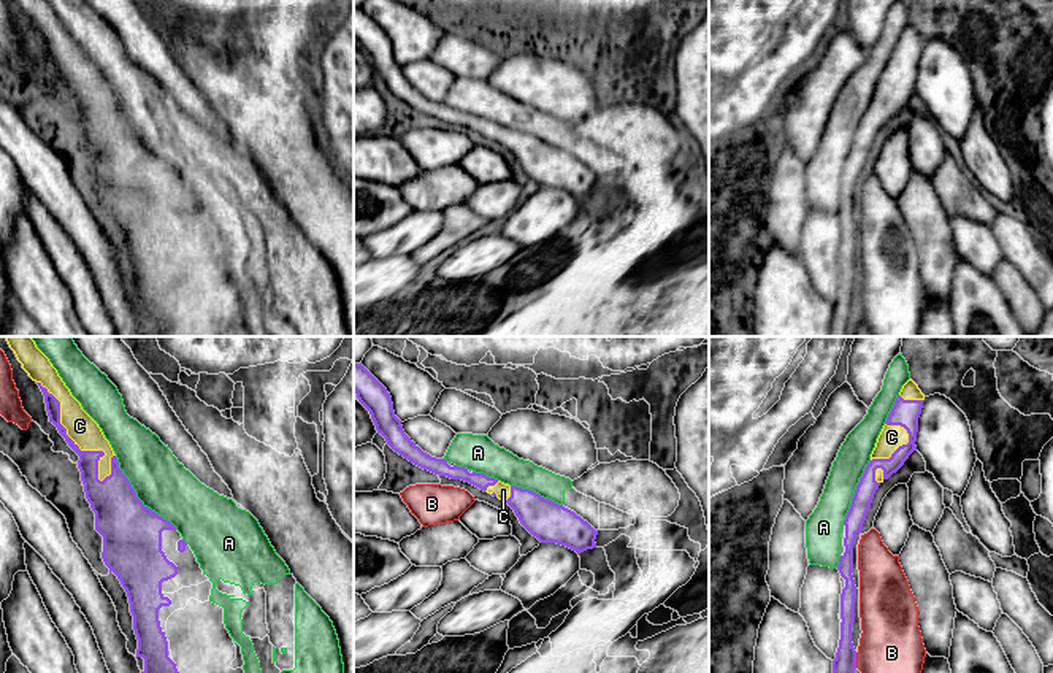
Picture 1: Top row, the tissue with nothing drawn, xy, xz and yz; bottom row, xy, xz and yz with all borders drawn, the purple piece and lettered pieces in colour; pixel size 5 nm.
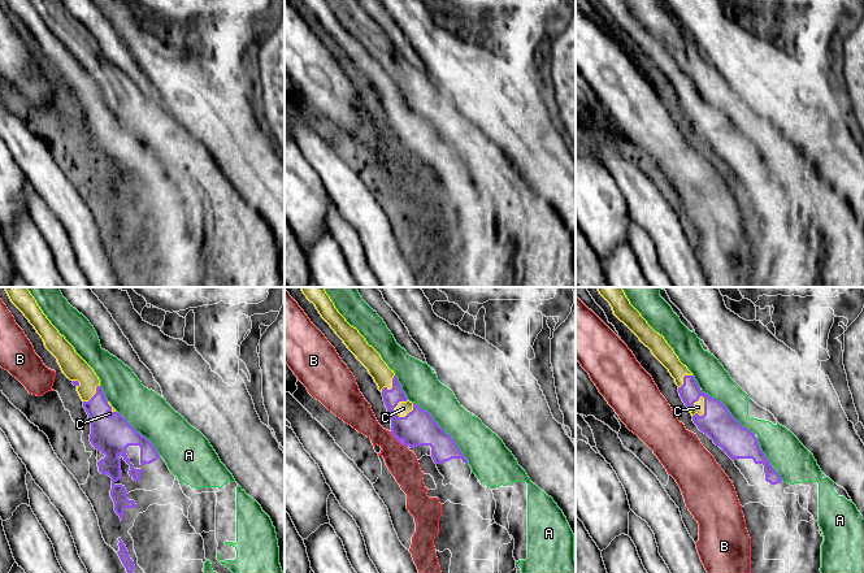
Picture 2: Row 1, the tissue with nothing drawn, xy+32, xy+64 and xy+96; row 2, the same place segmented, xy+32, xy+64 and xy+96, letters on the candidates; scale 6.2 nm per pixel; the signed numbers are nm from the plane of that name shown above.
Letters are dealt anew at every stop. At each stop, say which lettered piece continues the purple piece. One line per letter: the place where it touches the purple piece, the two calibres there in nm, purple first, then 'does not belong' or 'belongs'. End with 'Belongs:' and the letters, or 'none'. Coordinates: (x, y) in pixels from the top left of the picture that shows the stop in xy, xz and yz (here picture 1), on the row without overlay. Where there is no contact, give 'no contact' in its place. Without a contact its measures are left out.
A: meets purple in xy at (137, 142); 300 nm thick on the purple side, 280 nm on the other; does not belong
B: meets purple in yz at (855, 305); 120 nm thick on the purple side, 340 nm on the other; does not belong
C: meets purple in xy at (72, 84); 110 nm thick on the purple side, 150 nm on the other; belongs
Belongs: C

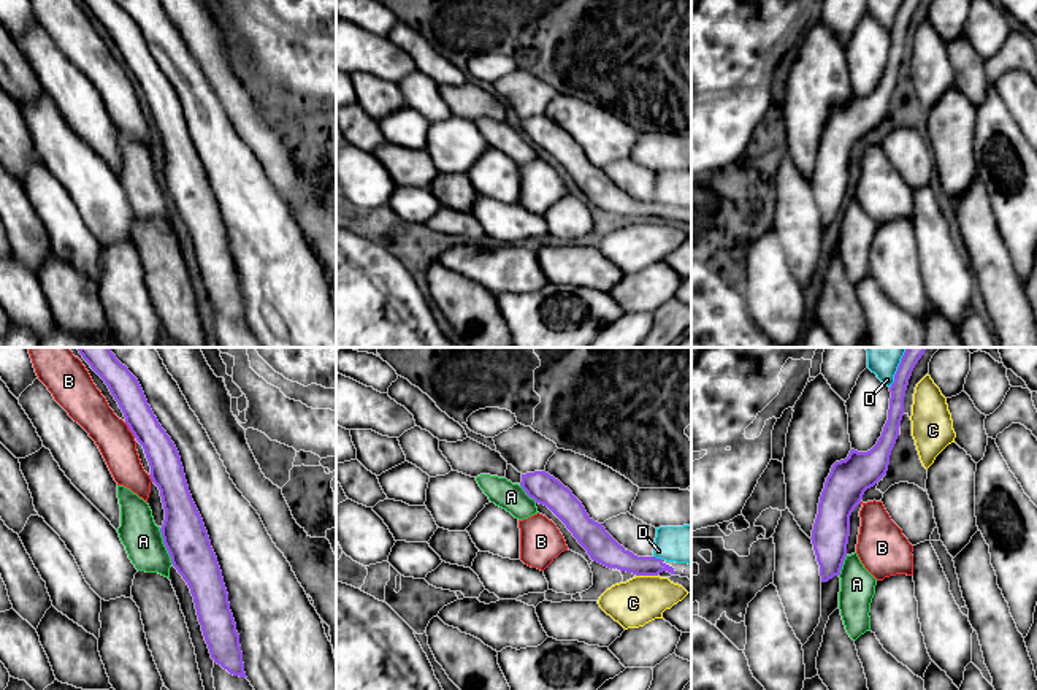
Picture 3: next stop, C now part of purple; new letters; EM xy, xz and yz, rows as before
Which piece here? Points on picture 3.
A: meets purple in xy at (165, 191); 220 nm thick on the purple side, 200 nm on the other; does not belong
B: meets purple in xy at (130, 75); 160 nm thick on the purple side, 190 nm on the other; does not belong
C: meets purple in xz at (647, 219); 140 nm thick on the purple side, 240 nm on the other; does not belong
D: meets purple in xz at (658, 203); 140 nm thick on the purple side, 190 nm on the other; does not belong
Belongs: none

